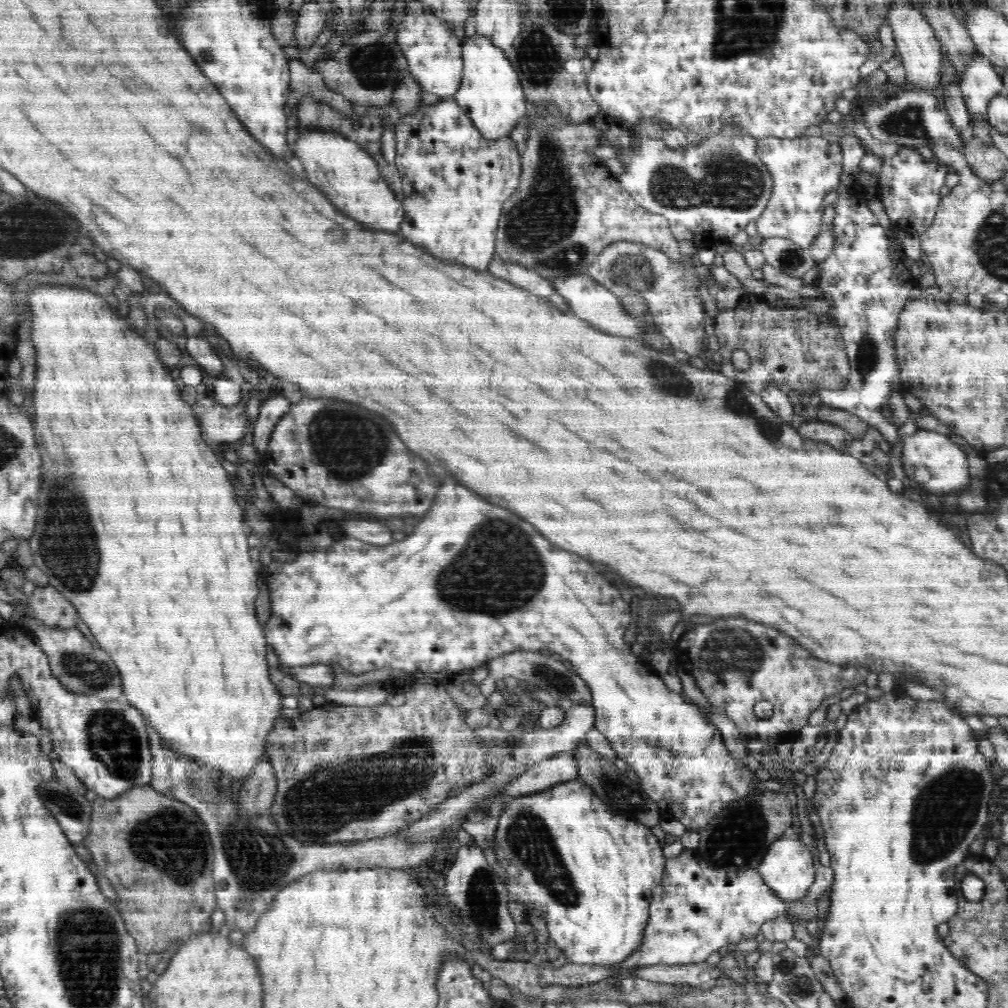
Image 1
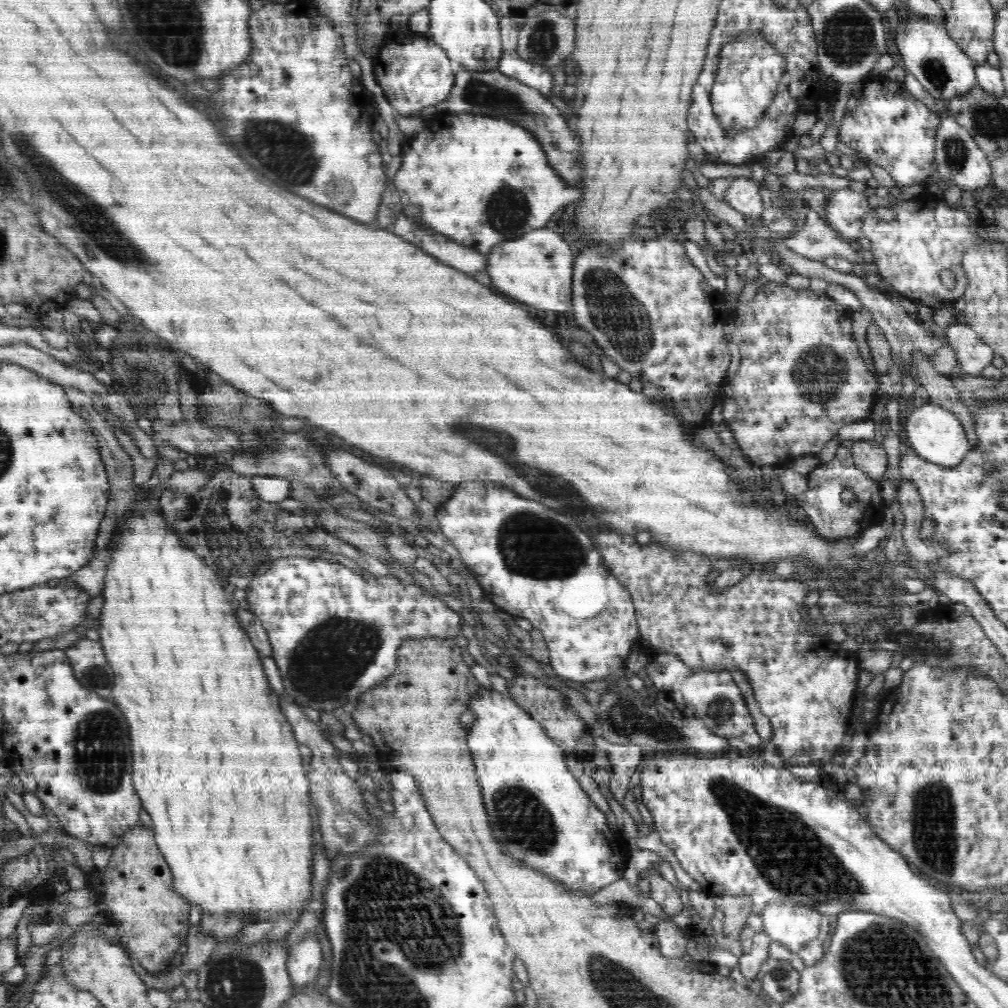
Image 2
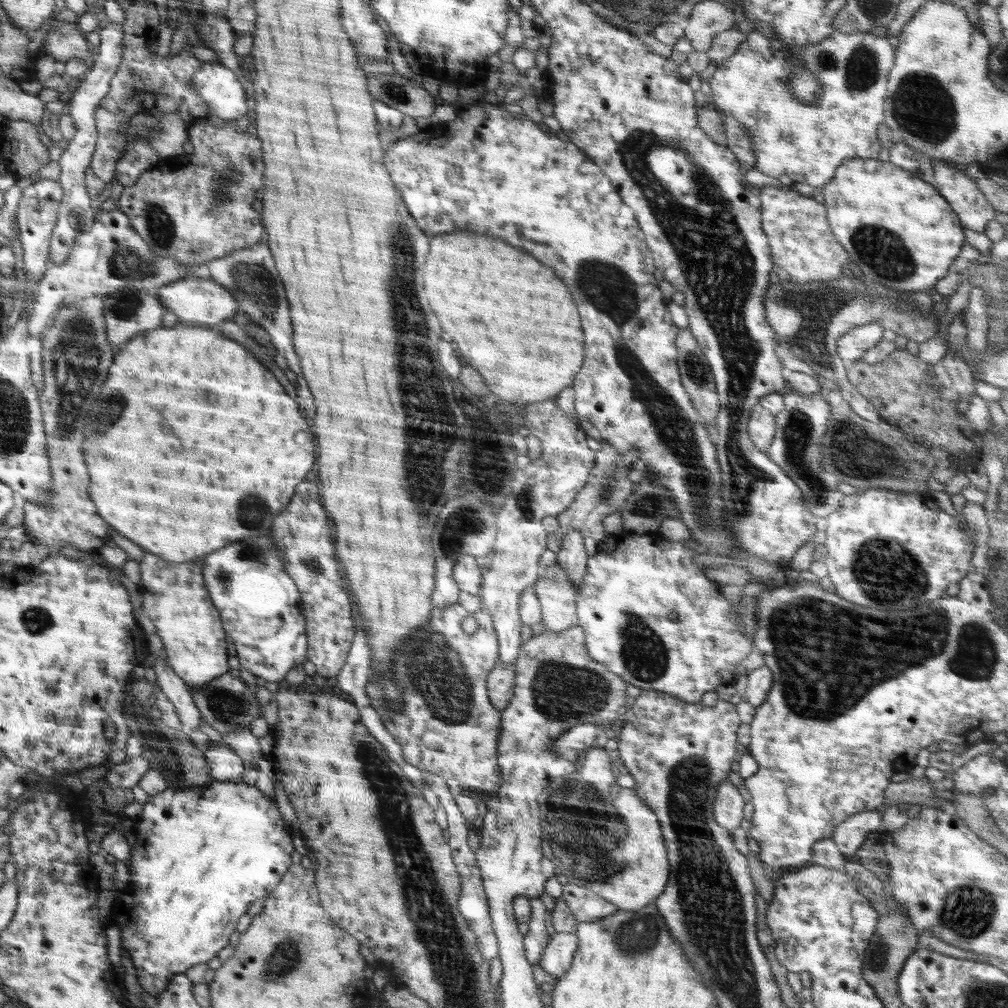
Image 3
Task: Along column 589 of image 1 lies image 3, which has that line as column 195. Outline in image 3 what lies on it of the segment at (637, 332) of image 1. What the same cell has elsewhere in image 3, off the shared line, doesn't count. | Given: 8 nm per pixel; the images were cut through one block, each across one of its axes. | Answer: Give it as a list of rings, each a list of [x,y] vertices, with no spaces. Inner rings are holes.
[[[196,275],[171,282],[156,289],[156,293],[158,293],[158,299],[162,301],[162,305],[166,307],[166,312],[170,311],[176,314],[180,323],[218,327],[220,323],[230,320],[240,310],[238,301],[224,285],[220,285],[214,279],[204,279]]]

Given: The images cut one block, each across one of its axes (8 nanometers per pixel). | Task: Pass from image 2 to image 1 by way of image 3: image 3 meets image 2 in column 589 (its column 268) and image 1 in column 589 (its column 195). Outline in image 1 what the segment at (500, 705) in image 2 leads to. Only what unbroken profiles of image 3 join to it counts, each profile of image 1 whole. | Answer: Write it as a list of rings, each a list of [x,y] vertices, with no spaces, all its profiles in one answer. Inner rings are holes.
[[[582,779],[569,780],[562,784],[556,784],[556,786],[548,788],[548,790],[510,800],[510,804],[506,806],[498,820],[498,826],[494,834],[493,852],[496,855],[496,861],[506,869],[505,884],[510,900],[524,903],[528,914],[529,910],[538,910],[540,912],[540,916],[547,924],[549,937],[555,942],[555,946],[563,951],[568,963],[601,964],[602,966],[620,965],[628,956],[632,956],[633,952],[636,952],[636,948],[642,944],[644,928],[646,928],[646,922],[648,922],[653,888],[662,880],[666,857],[662,853],[660,841],[652,834],[650,827],[630,820],[630,816],[626,817],[612,811]]]

